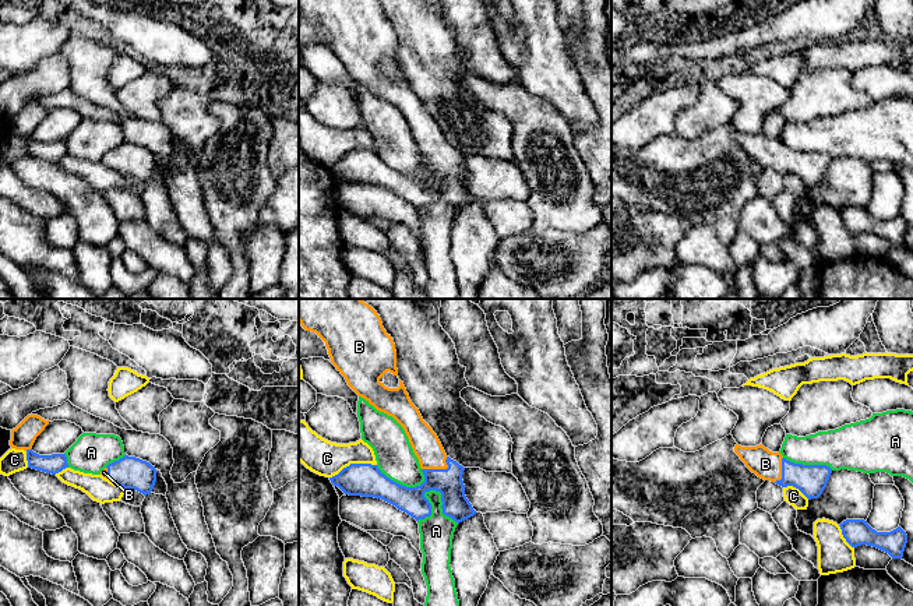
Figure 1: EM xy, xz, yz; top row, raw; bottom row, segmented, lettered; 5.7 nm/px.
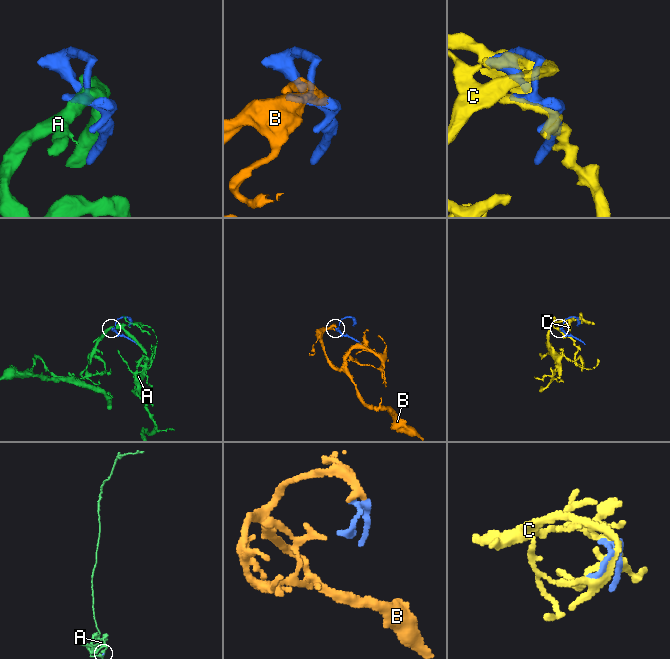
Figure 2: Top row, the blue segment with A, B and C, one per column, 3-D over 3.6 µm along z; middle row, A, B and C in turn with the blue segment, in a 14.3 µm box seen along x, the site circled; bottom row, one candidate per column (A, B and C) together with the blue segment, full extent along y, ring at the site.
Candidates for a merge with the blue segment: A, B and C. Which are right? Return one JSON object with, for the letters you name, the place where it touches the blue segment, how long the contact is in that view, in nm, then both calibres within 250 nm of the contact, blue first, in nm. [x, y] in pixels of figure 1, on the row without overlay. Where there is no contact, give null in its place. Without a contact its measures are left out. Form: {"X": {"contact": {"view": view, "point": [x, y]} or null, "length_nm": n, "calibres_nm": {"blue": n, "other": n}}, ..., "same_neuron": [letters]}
{"B": {"contact": {"view": "xz", "point": [439, 157]}, "length_nm": 170, "calibres_nm": {"blue": 160, "other": 160}}, "same_neuron": ["B"]}

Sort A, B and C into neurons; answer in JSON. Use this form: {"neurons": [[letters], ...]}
{"neurons": [["A"], ["B"], ["C"]]}

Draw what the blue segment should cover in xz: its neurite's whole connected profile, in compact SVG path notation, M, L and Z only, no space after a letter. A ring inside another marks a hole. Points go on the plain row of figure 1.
M299 0L299 10L306 18L316 20L325 29L331 50L345 64L348 73L377 98L392 103L403 114L424 162L420 173L406 175L387 165L377 152L350 151L329 165L331 170L349 183L381 186L416 208L431 202L431 191L424 184L424 180L430 177L441 180L443 201L455 209L459 211L473 204L476 198L465 183L462 168L465 155L445 141L437 121L412 91L403 70L399 67L398 75L388 75L380 68L387 59L398 63L395 31L384 17L380 3L377 0Z

